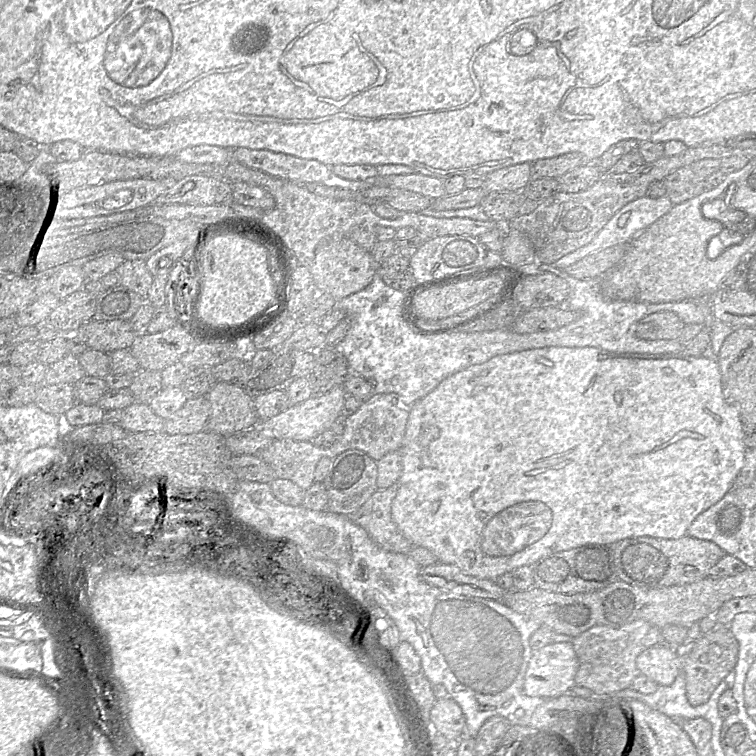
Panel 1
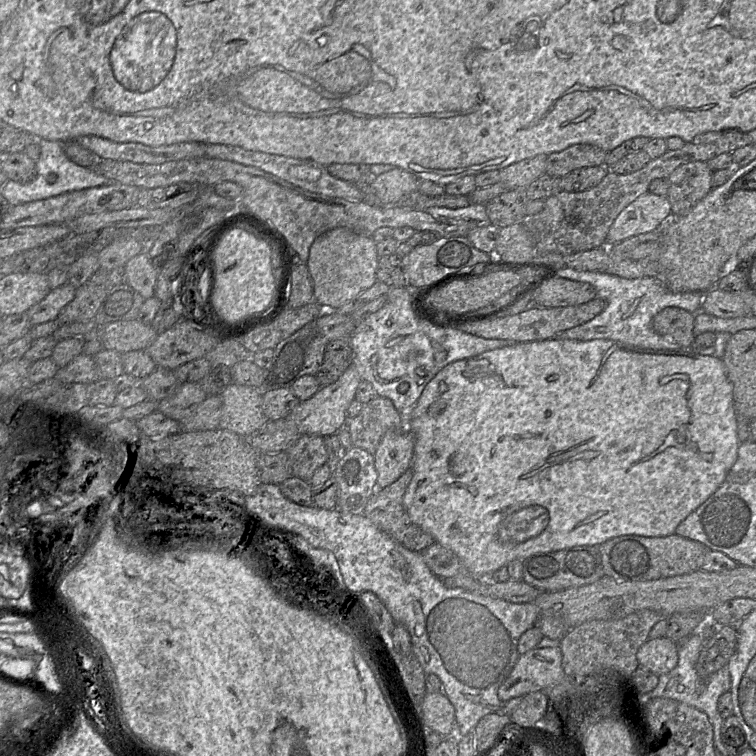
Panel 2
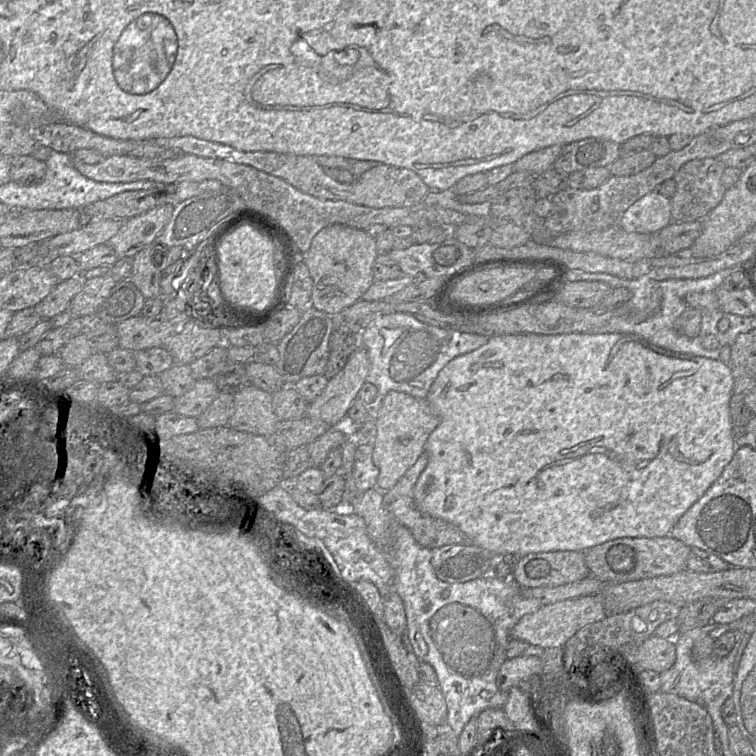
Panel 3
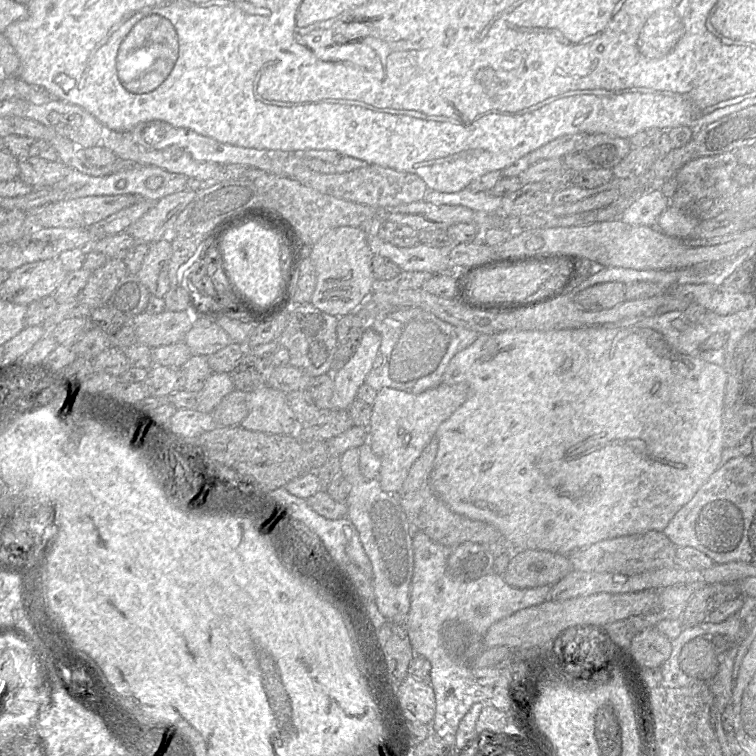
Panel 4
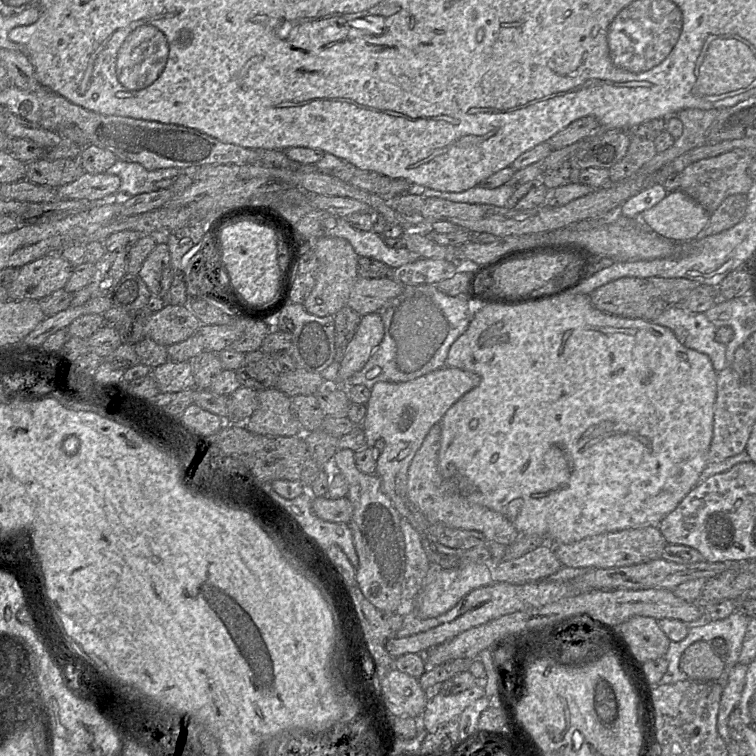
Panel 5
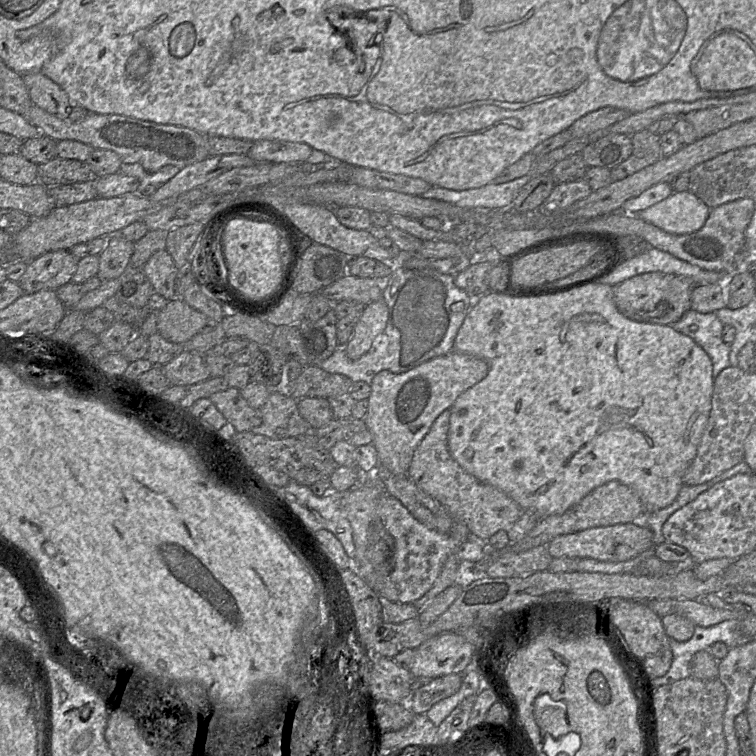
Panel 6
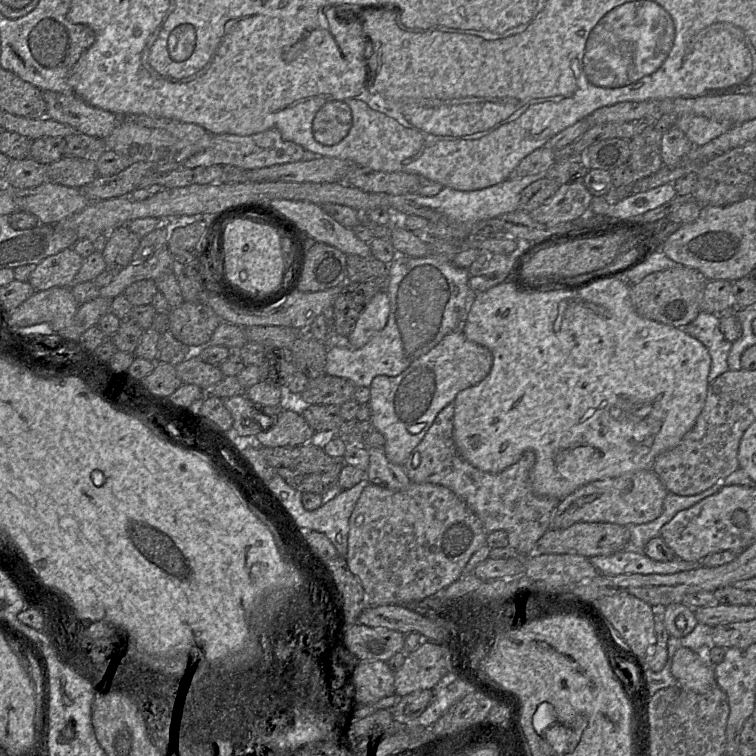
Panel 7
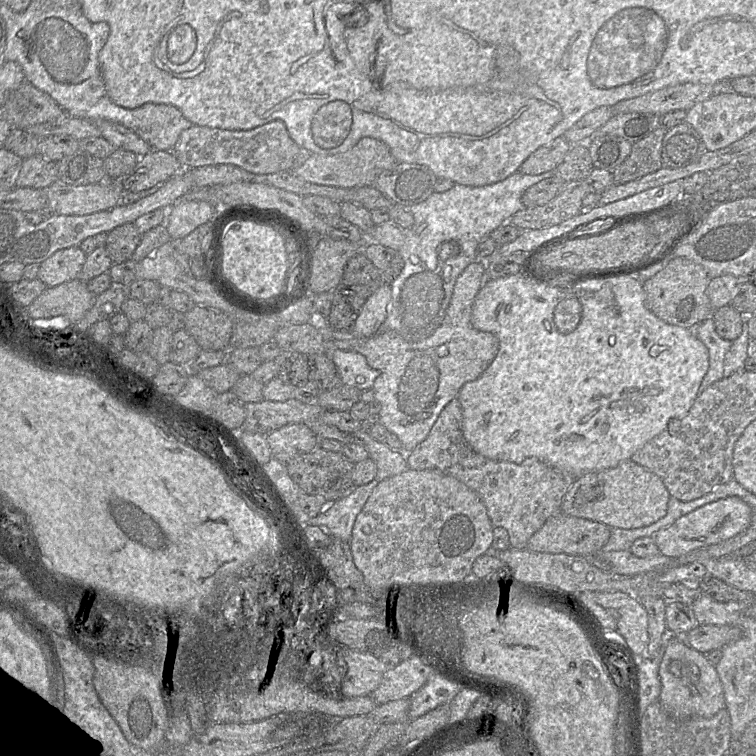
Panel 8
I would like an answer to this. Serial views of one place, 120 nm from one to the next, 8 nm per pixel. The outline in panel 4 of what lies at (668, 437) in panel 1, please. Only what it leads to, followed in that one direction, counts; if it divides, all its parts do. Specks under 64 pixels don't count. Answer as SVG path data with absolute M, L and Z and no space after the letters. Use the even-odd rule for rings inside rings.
M639 325L628 327L594 326L576 329L562 329L549 331L504 331L496 334L479 334L478 338L467 348L459 351L450 360L442 376L442 383L455 385L466 383L469 392L465 402L454 411L437 429L435 437L438 440L438 451L430 474L430 485L433 492L454 512L472 520L491 524L500 531L504 539L508 540L518 551L545 550L562 555L569 555L573 550L590 546L605 539L620 536L643 534L649 531L663 532L675 514L695 496L698 490L710 479L711 475L722 465L723 443L723 411L728 372L724 366L707 362L699 357L683 354L675 350L664 336L650 328Z

